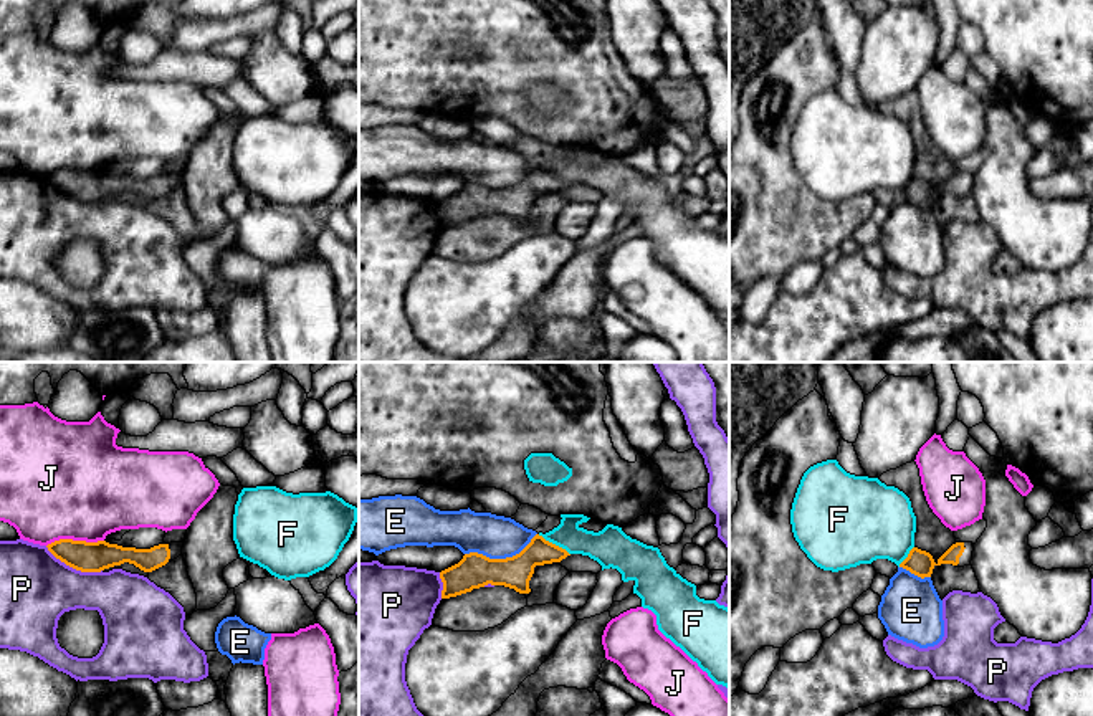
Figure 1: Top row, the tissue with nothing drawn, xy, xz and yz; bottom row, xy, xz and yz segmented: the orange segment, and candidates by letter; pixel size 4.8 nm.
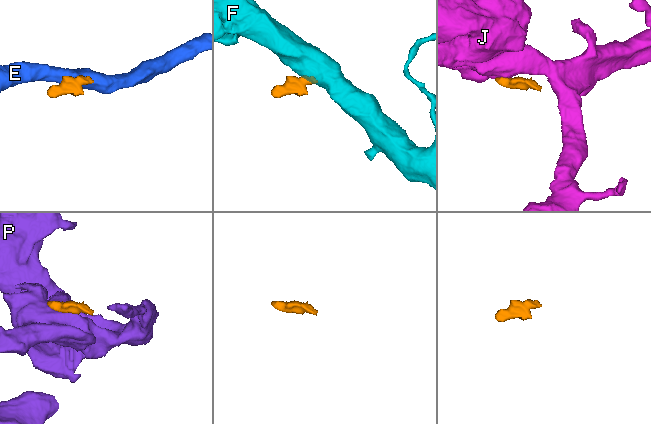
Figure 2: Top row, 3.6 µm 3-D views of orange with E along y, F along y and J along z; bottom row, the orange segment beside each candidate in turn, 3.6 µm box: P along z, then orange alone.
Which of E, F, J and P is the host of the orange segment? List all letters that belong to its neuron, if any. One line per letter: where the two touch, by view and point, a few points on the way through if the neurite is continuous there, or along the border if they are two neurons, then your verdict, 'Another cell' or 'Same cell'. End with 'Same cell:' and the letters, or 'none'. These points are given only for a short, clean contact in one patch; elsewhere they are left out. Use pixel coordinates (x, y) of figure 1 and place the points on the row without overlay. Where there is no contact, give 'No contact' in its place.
E: Touches orange at xz (501, 189). Another cell
F: Touches orange at xz (554, 174). Boundary: xz (538, 164), (561, 176), (569, 184). Another cell
J: Touches orange at xy (75, 171). Boundary: xy (103, 169), (55, 169), (47, 176). Another cell
P: Touches orange at xy (73, 197). Another cell
Same cell: none

